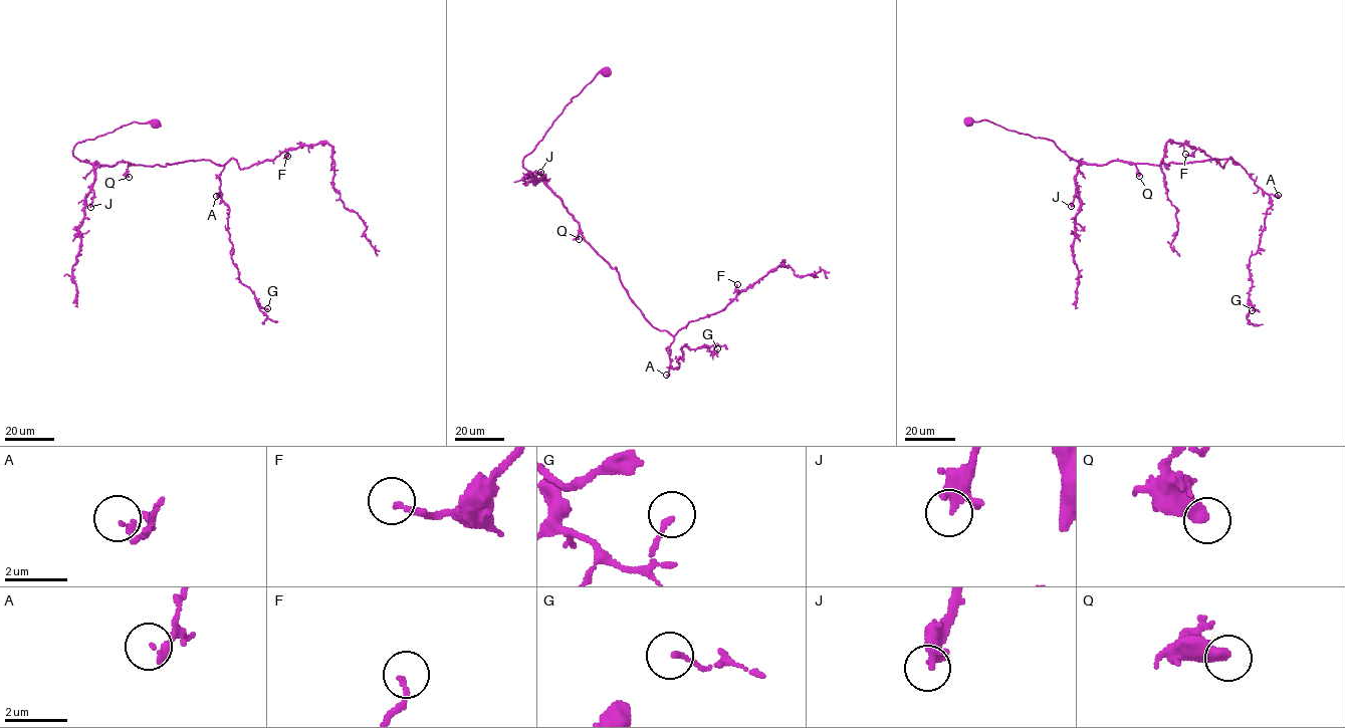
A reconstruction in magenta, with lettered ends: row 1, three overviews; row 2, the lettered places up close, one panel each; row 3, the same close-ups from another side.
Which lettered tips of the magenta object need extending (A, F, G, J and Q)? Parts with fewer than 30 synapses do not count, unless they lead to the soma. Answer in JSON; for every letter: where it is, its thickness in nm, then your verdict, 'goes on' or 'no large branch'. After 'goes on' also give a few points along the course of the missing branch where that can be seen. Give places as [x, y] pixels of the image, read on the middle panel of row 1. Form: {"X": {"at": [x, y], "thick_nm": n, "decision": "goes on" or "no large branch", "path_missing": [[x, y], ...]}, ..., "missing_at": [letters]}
{"A": {"at": [666, 375], "thick_nm": 240, "decision": "no large branch"}, "F": {"at": [737, 284], "thick_nm": 150, "decision": "no large branch"}, "G": {"at": [717, 348], "thick_nm": 150, "decision": "no large branch"}, "J": {"at": [540, 172], "thick_nm": 300, "decision": "no large branch"}, "Q": {"at": [579, 239], "thick_nm": 460, "decision": "no large branch"}, "missing_at": []}

